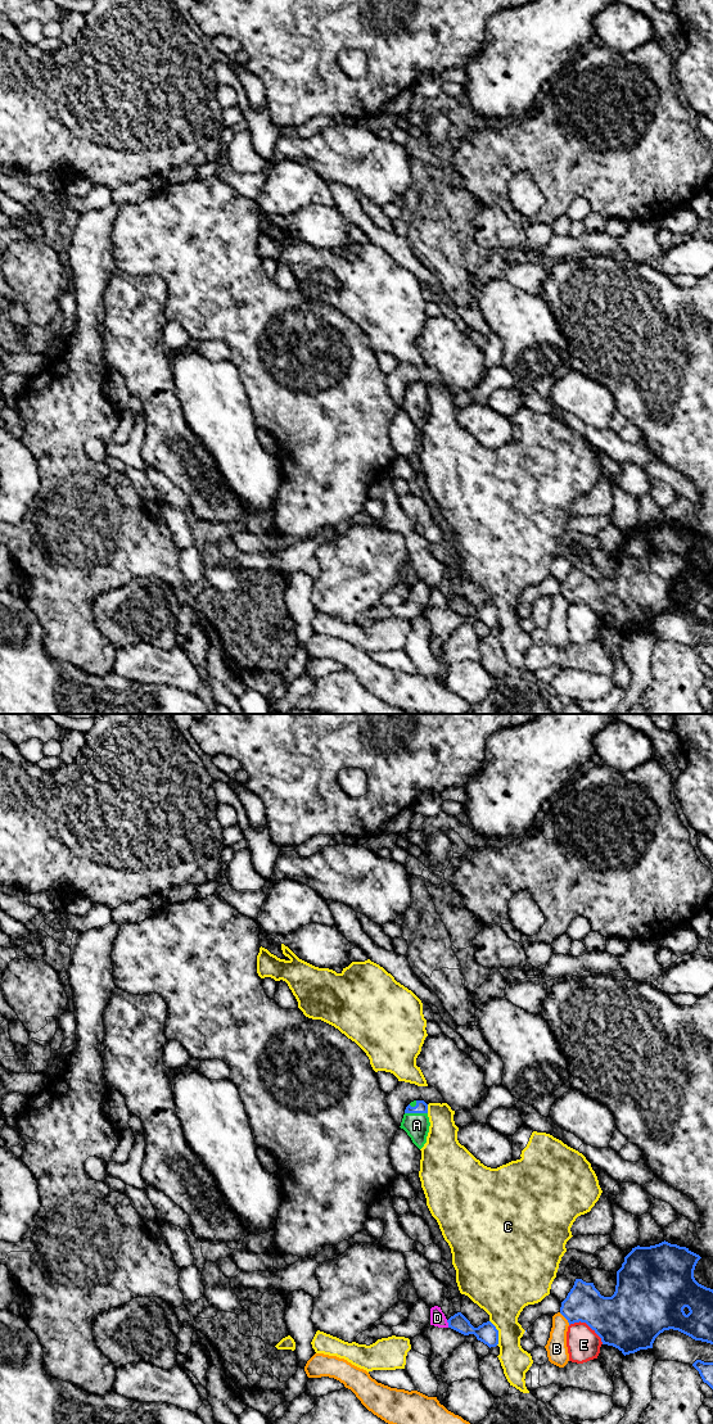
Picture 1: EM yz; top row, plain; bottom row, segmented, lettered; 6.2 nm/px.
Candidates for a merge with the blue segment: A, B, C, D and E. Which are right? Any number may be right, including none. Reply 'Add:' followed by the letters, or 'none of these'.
Add: A

